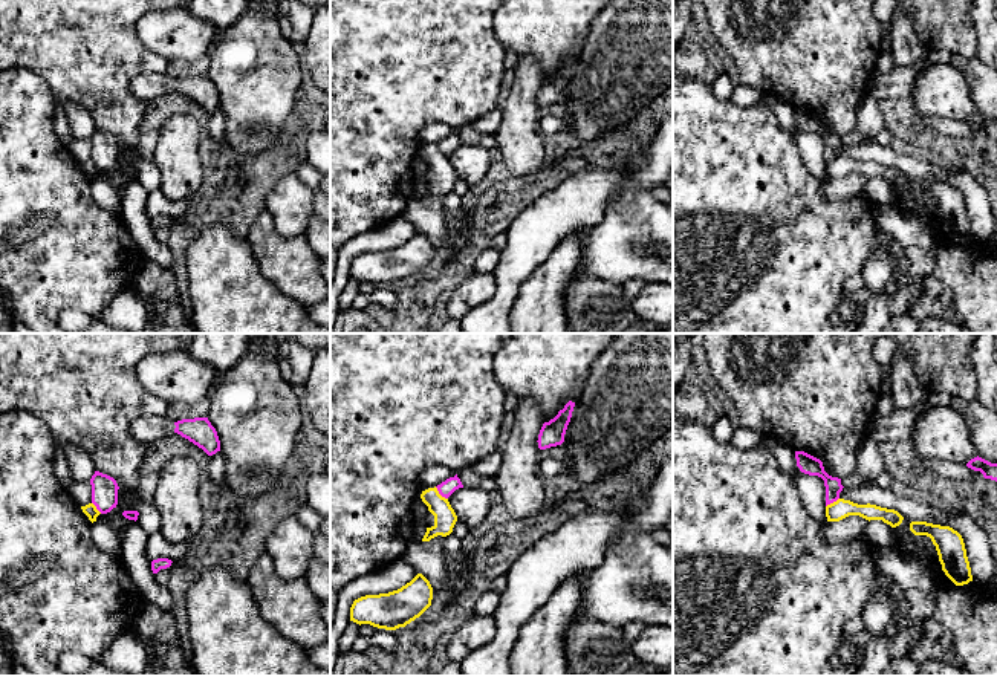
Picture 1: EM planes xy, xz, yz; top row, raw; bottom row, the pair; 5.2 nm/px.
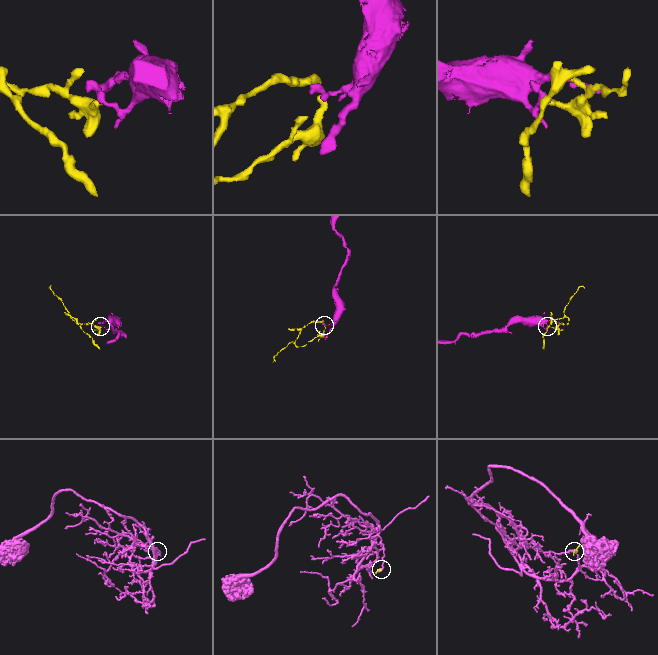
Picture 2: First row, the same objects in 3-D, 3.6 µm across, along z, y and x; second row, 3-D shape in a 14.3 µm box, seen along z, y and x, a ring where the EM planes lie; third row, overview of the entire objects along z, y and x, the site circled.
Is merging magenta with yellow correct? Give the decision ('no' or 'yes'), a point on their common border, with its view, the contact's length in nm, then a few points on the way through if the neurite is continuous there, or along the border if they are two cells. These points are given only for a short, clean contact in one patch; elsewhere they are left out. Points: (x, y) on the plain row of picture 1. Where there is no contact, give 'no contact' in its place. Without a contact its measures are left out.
no; contact xz (441, 152); length 100 nm; border xz (435, 144), (447, 156)

